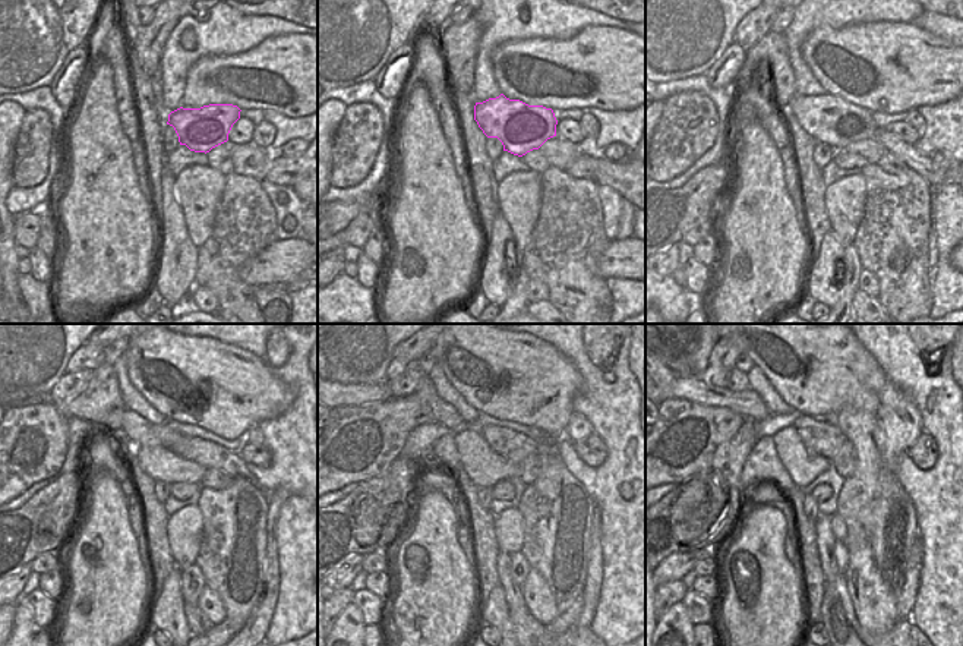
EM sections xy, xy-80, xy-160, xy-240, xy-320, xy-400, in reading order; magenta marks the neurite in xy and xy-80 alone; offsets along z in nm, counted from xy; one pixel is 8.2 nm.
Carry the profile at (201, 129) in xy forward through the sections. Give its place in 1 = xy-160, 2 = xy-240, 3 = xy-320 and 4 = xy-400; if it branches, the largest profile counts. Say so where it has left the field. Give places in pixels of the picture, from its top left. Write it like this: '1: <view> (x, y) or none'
1: xy-160 (832, 120)
2: xy-240 (142, 434)
3: xy-320 (444, 413)
4: xy-400 (695, 388)

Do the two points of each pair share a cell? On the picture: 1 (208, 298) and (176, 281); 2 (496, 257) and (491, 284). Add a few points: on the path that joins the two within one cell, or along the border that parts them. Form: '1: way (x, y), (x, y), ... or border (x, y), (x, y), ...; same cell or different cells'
1: border (195, 284), (189, 293); different cells
2: way (496, 264), (496, 277); same cell

